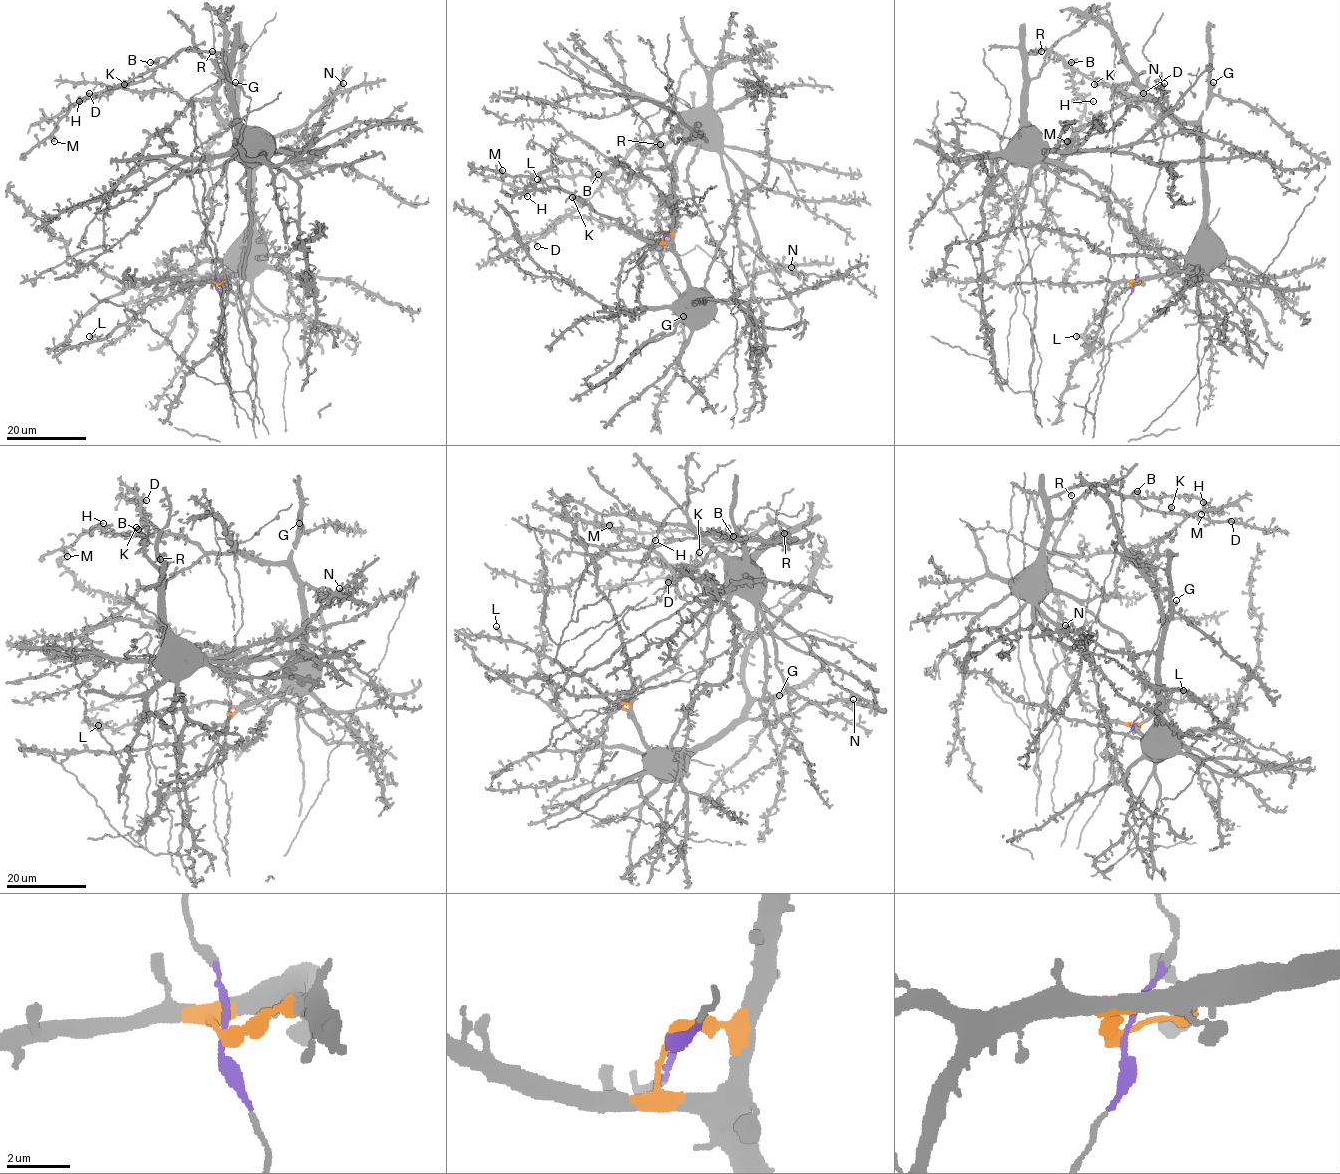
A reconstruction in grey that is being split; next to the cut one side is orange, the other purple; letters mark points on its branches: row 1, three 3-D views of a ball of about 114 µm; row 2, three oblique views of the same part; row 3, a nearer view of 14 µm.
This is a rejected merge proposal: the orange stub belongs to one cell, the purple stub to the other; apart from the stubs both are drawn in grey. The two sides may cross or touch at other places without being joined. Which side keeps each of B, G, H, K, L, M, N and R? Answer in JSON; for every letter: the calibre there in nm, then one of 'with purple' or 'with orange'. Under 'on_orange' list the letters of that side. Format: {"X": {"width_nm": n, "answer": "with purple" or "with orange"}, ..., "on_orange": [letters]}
{"B": {"width_nm": 500, "answer": "with purple"}, "G": {"width_nm": 420, "answer": "with orange"}, "H": {"width_nm": 280, "answer": "with purple"}, "K": {"width_nm": 550, "answer": "with purple"}, "L": {"width_nm": 480, "answer": "with orange"}, "M": {"width_nm": 440, "answer": "with purple"}, "N": {"width_nm": 220, "answer": "with orange"}, "R": {"width_nm": 420, "answer": "with purple"}, "on_orange": ["G", "L", "N"]}

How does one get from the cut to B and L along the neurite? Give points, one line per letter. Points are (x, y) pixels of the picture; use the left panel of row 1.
B: (216, 284), (203, 234), (210, 216), (209, 191), (236, 154), (231, 59), (180, 50), (163, 64), (150, 62)
L: (216, 284), (189, 284), (147, 302), (102, 339), (90, 336)

